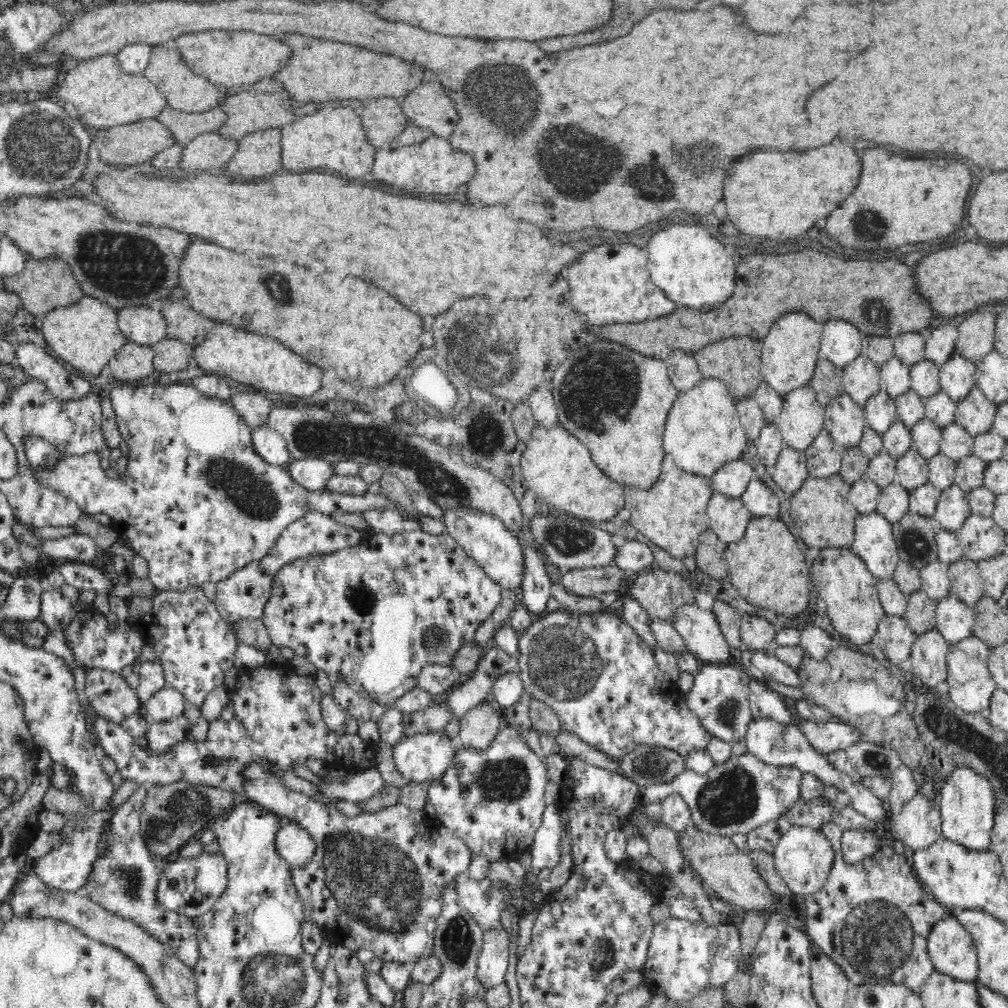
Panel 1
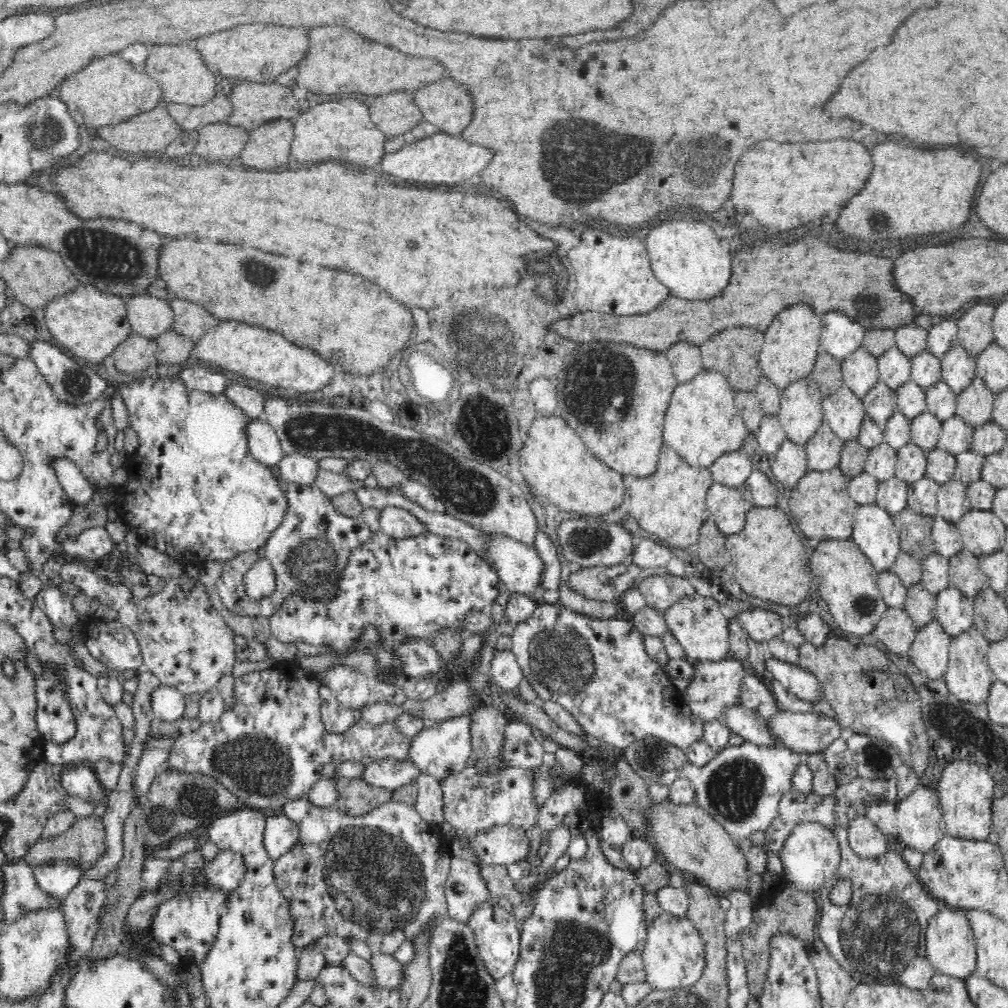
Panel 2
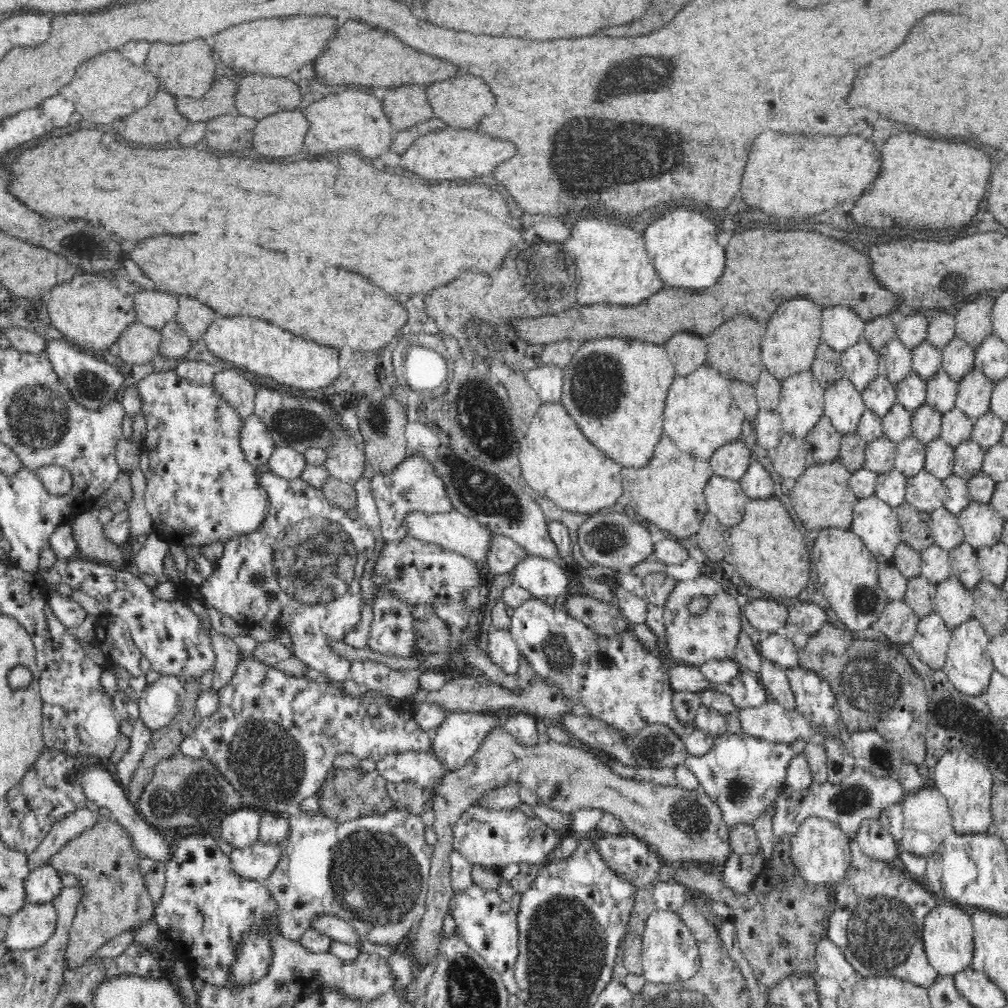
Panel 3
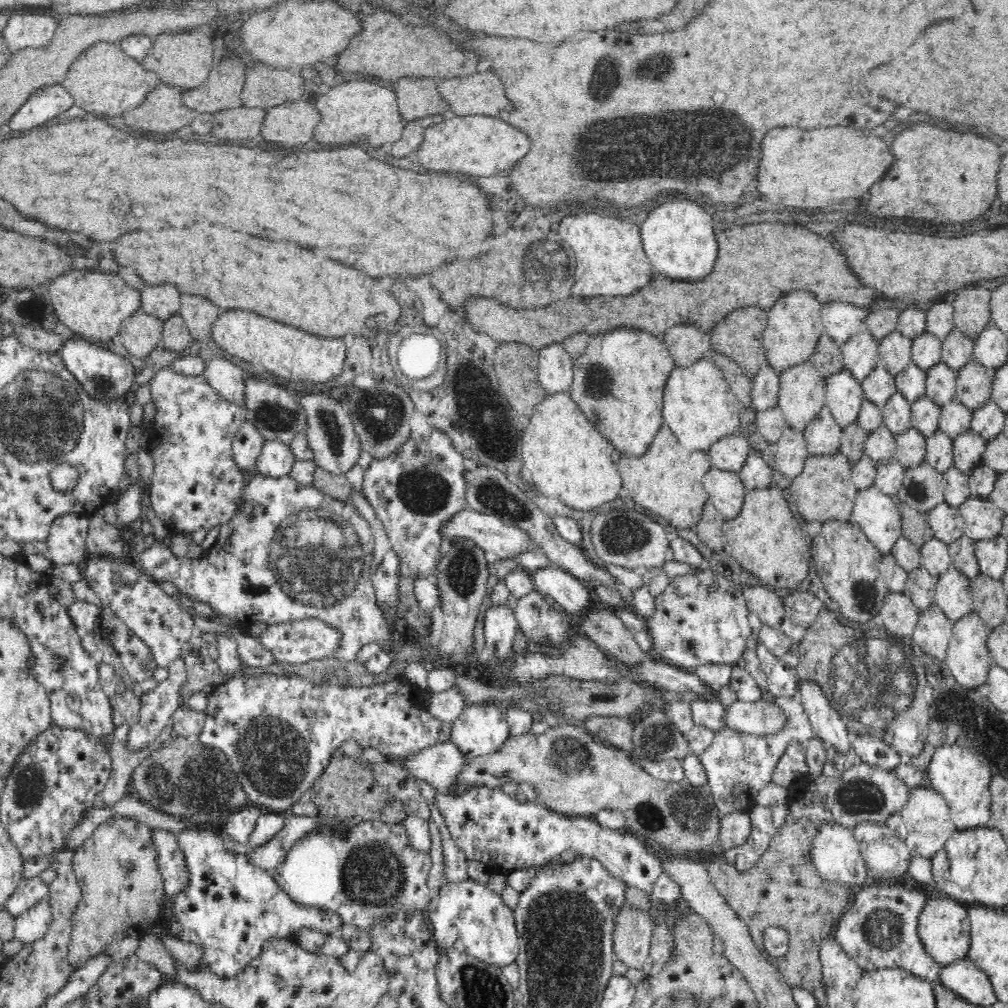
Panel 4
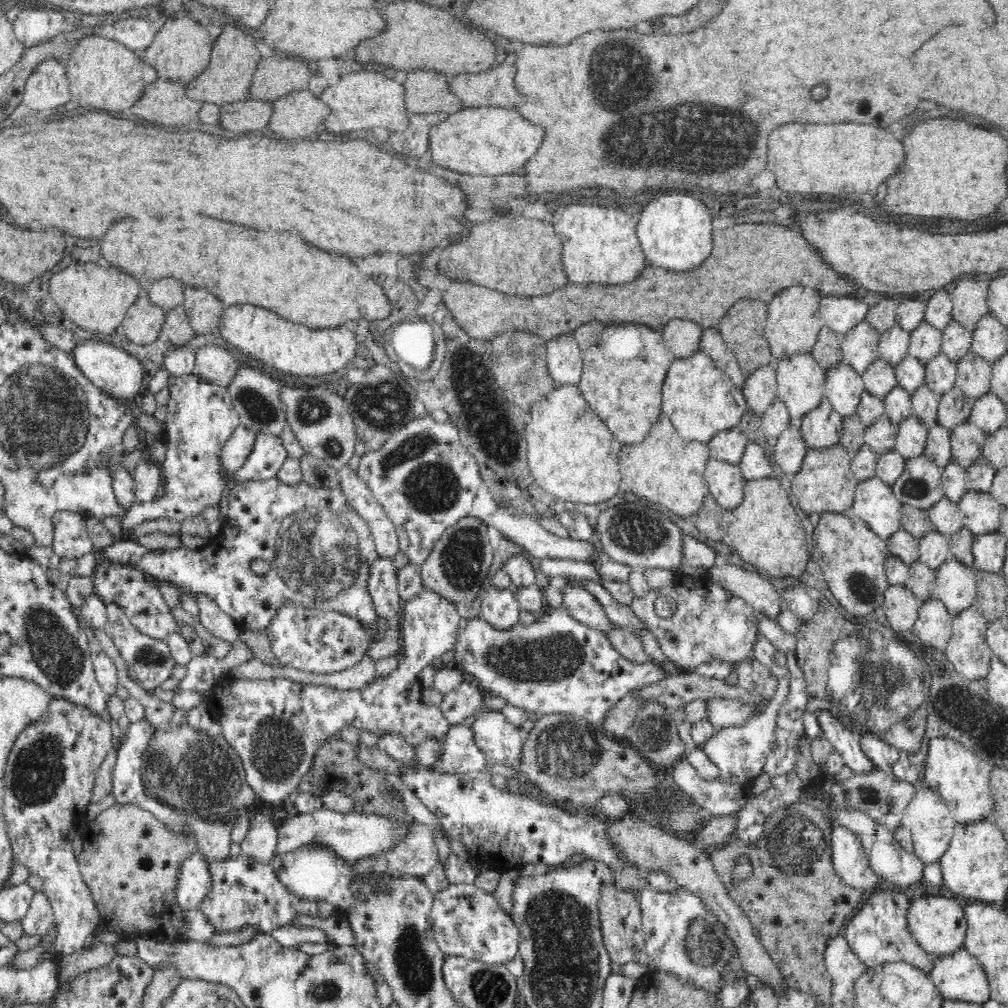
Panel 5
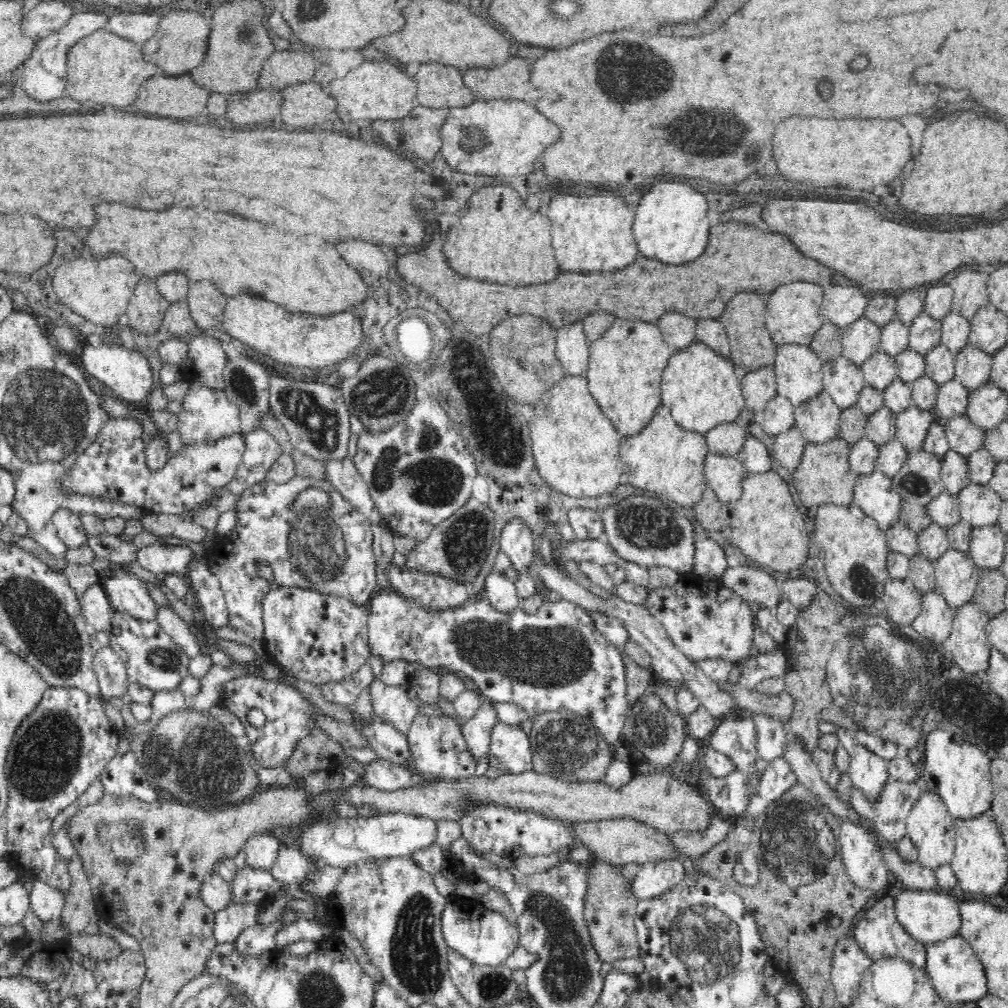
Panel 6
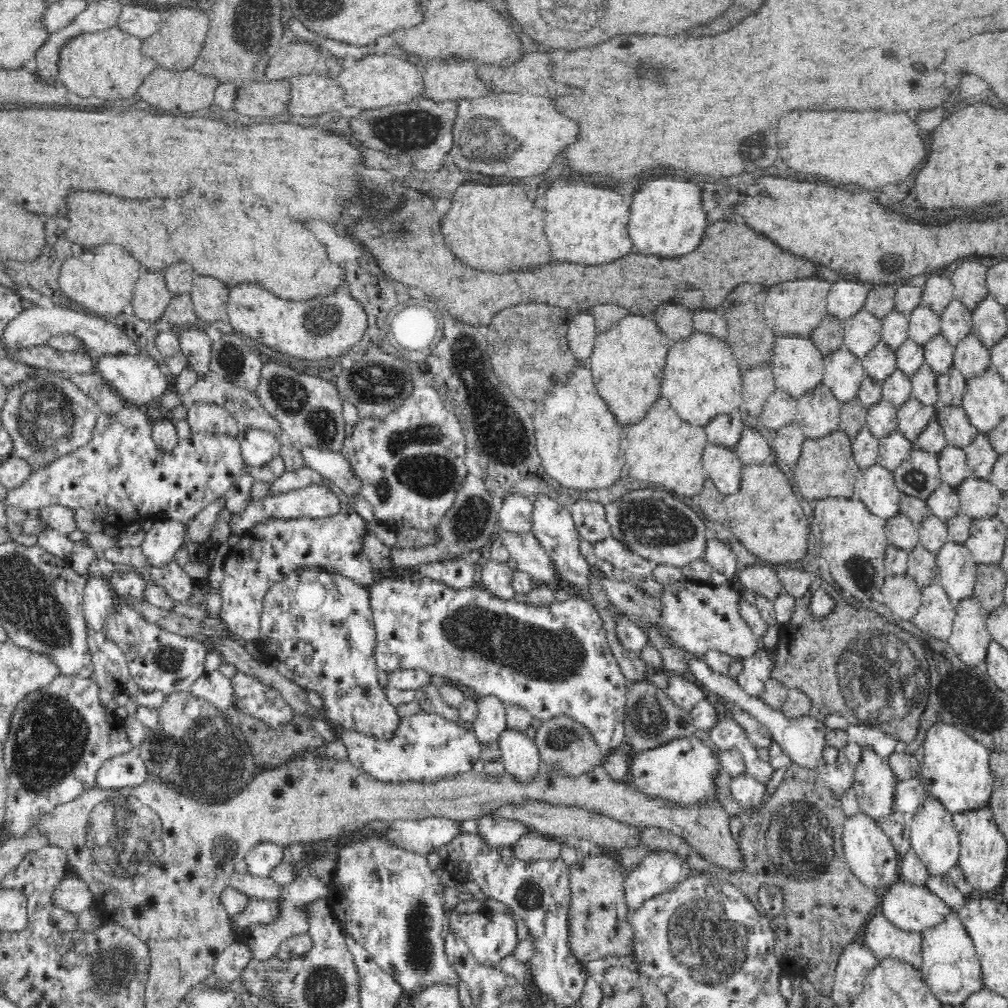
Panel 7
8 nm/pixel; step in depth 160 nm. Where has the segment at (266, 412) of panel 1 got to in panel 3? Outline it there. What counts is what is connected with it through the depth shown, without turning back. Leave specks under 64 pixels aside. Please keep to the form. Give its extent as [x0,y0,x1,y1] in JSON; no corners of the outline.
[213,368,256,421]

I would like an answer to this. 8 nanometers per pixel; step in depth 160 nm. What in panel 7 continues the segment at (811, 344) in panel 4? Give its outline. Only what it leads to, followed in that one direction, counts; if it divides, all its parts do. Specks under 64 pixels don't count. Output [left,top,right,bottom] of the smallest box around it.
[764,274,831,337]

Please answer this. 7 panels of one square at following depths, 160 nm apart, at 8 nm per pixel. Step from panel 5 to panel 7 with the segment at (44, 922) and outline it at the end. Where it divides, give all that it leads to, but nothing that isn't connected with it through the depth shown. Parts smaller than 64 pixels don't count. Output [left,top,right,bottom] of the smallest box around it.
[55,876,94,915]

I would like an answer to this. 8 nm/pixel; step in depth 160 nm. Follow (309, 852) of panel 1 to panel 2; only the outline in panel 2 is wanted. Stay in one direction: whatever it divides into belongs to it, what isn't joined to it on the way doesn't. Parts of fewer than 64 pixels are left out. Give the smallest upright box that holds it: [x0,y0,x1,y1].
[263,814,300,859]

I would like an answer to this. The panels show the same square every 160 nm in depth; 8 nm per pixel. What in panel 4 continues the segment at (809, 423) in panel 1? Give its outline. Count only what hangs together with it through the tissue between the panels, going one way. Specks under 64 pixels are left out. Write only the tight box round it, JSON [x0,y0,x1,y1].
[777,360,826,431]

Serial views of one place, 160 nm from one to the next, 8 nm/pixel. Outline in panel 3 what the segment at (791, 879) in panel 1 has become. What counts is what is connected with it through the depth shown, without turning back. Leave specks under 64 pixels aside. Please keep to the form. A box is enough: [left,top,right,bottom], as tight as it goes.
[791,817,852,884]

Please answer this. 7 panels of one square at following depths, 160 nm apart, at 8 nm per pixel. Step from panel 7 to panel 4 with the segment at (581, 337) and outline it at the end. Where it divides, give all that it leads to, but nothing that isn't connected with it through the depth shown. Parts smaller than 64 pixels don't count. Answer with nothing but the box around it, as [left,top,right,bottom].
[538,342,574,395]

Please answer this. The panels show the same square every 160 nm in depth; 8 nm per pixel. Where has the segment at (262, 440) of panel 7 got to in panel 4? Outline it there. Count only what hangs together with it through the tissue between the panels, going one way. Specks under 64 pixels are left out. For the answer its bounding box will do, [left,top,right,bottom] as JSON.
[251,440,295,478]

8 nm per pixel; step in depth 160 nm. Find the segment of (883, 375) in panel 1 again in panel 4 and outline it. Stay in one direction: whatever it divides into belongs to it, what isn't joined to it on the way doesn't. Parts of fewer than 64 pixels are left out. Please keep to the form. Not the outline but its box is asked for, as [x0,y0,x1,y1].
[879,331,911,377]

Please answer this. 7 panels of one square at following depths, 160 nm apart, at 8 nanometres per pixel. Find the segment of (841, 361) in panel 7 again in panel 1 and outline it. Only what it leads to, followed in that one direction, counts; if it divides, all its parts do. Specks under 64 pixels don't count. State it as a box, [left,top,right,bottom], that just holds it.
[824,392,866,449]

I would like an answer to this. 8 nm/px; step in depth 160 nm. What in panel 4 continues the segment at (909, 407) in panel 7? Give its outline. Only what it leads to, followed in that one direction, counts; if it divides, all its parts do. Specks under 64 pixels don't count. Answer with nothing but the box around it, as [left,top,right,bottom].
[896,427,927,468]

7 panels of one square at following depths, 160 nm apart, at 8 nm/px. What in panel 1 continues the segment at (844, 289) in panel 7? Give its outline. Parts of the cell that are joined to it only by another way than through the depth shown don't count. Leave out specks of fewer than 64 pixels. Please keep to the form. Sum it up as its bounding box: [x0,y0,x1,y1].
[819,320,864,368]

